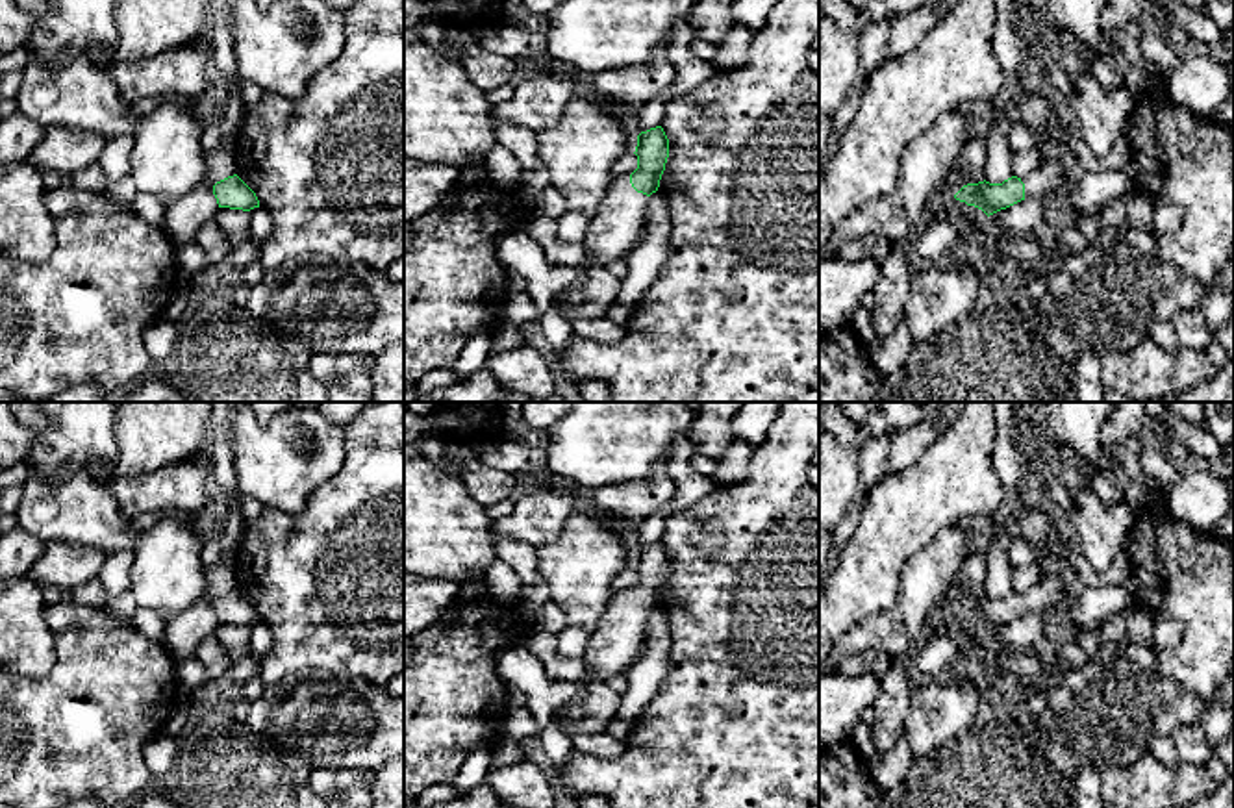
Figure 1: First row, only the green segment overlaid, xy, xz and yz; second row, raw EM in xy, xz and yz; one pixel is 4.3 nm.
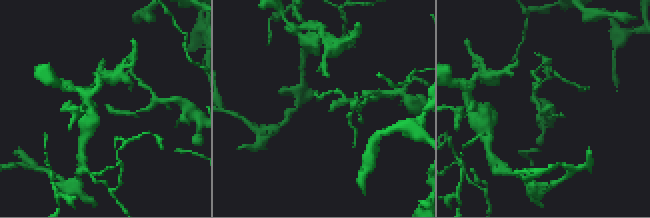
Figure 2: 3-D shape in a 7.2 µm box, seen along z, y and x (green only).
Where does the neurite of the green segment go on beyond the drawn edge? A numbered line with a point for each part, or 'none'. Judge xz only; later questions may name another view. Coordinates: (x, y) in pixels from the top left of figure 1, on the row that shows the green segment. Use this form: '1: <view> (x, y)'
1: xz (617, 227)

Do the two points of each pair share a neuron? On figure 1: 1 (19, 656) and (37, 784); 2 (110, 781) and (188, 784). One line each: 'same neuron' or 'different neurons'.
1: different neurons
2: different neurons

